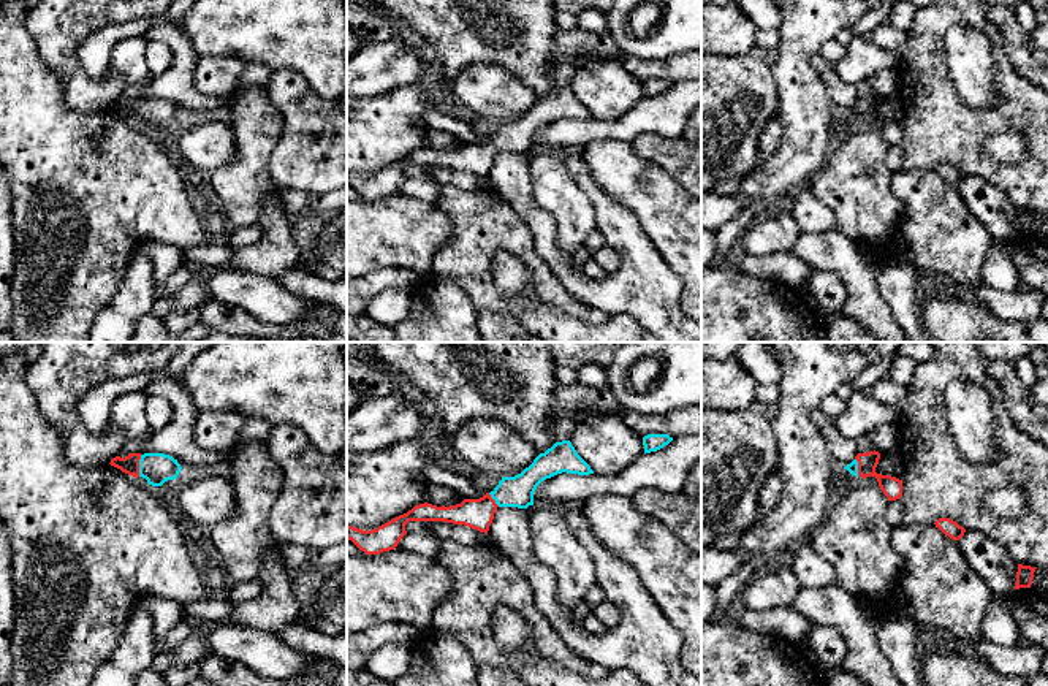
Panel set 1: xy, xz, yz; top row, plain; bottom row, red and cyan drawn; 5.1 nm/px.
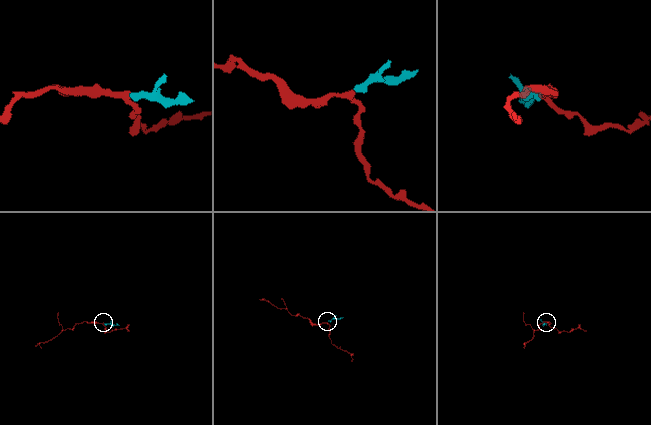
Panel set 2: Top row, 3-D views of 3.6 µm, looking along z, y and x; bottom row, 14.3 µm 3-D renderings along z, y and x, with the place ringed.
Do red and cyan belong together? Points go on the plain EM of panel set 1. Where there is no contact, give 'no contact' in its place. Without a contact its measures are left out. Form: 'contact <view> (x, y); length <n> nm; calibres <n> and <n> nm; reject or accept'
contact xy (138, 111); length 110 nm; calibres 100 and 160 nm; accept

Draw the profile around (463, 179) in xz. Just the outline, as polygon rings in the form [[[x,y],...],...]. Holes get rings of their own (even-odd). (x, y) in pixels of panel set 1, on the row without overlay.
[[[429,166],[431,179],[440,185],[453,185],[461,190],[481,190],[489,187],[488,179],[472,174],[464,170],[445,166]]]

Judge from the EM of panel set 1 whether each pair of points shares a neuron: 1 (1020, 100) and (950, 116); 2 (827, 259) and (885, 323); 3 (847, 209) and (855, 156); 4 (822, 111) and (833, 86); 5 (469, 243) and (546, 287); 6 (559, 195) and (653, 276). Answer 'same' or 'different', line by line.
1: same
2: same
3: same
4: different
5: same
6: different

